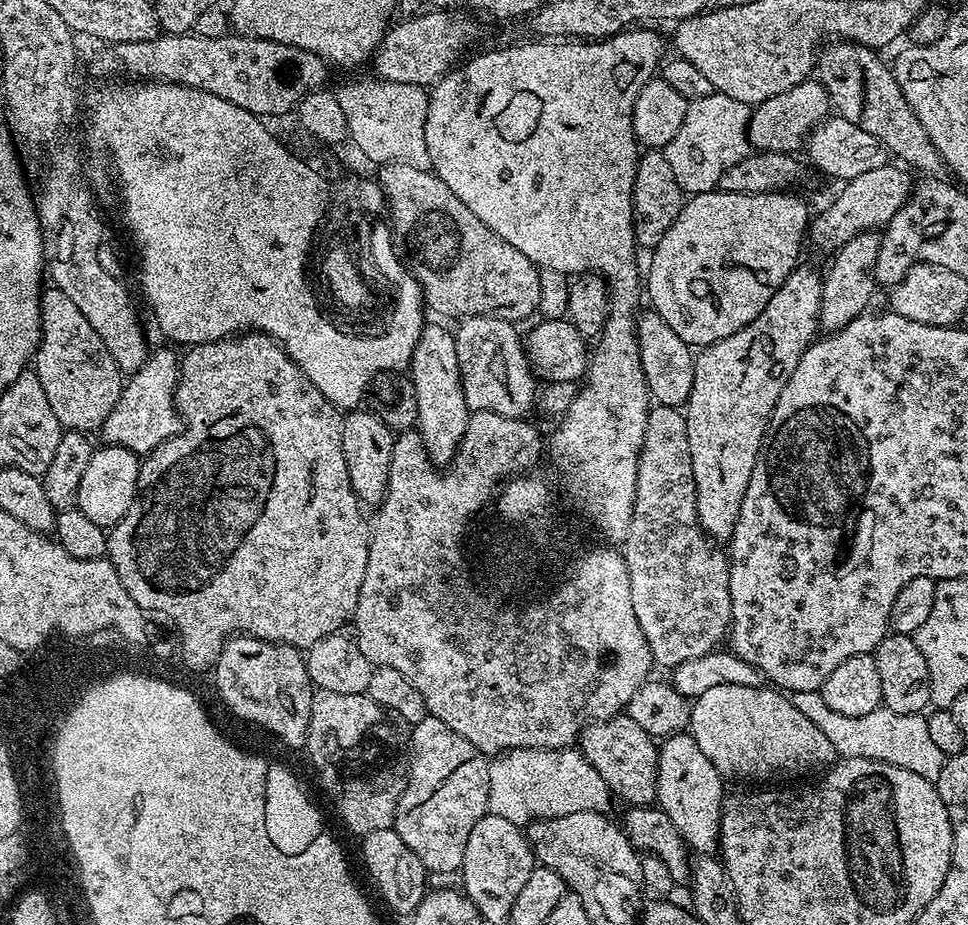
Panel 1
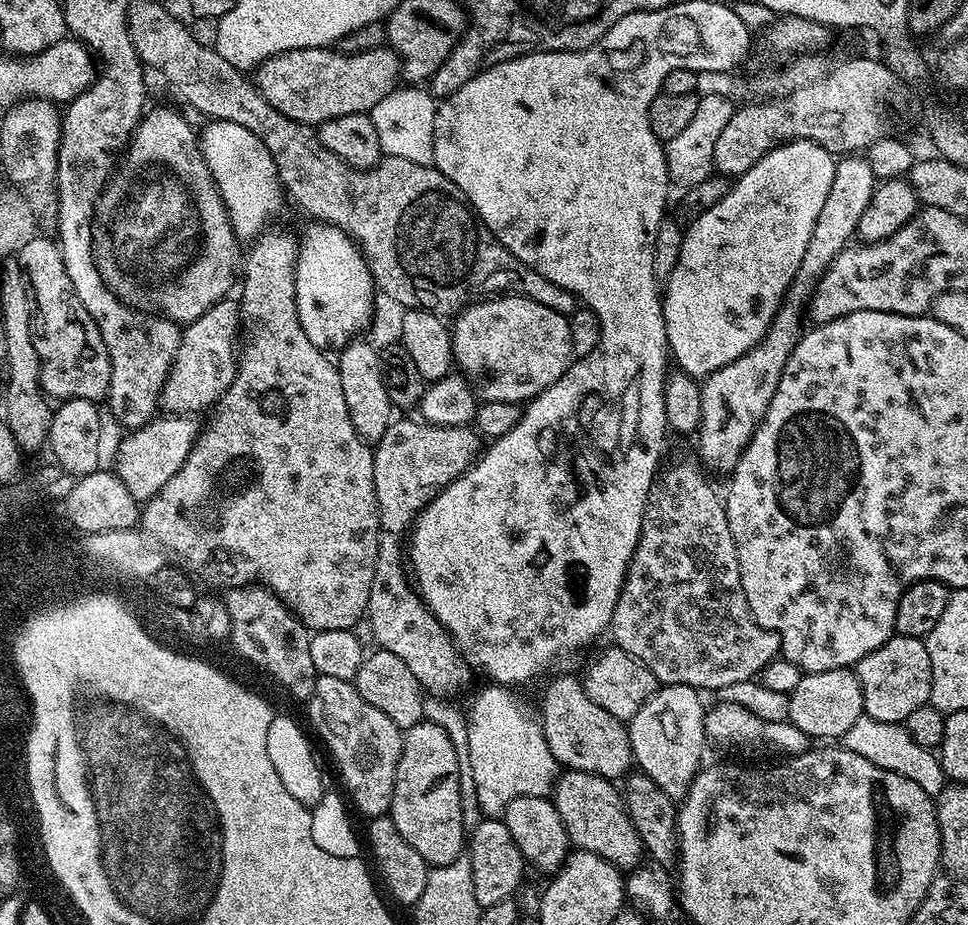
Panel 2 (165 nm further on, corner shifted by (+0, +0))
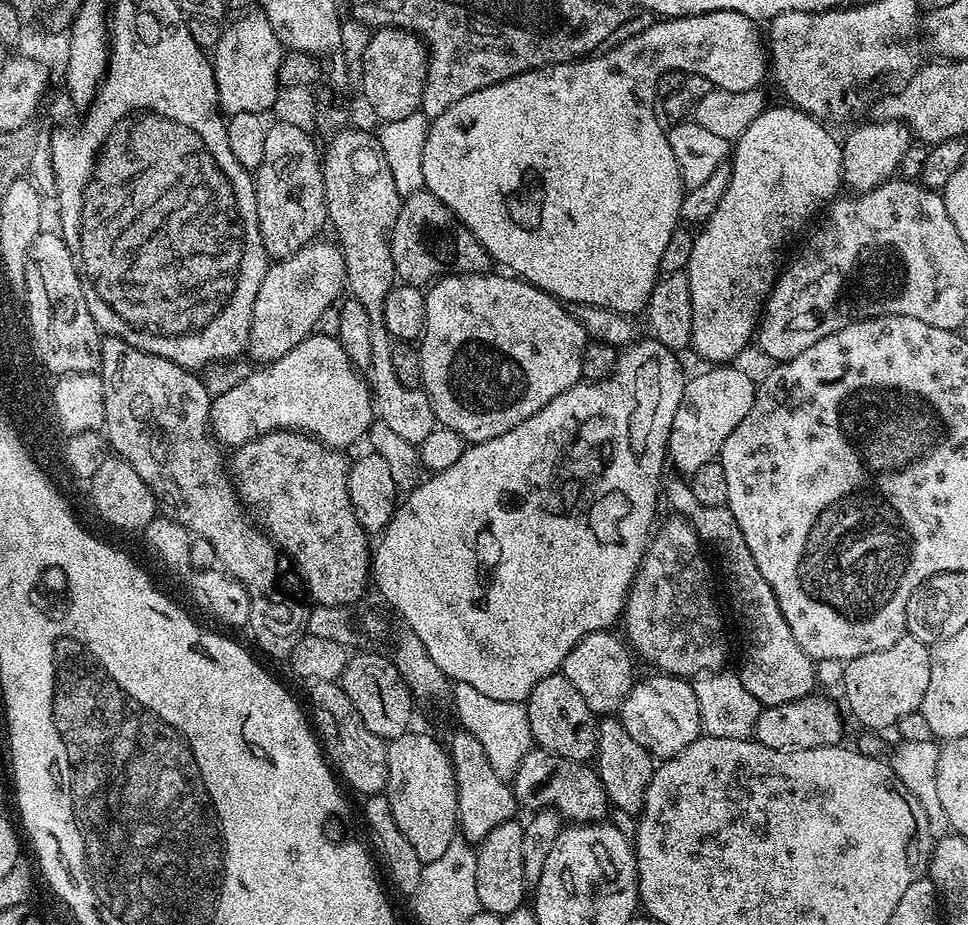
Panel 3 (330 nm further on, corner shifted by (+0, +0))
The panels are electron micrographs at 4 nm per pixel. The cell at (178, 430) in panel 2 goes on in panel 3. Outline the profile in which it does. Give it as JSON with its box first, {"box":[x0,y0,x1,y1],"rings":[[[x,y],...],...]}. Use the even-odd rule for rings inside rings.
{"box":[208,334,374,450],"rings":[[[313,334],[308,336],[302,342],[298,342],[298,346],[294,346],[294,350],[290,350],[286,354],[282,354],[282,358],[277,360],[269,360],[257,372],[252,372],[249,376],[241,378],[237,384],[229,386],[225,392],[215,393],[212,396],[212,405],[210,406],[210,418],[208,419],[208,426],[211,435],[214,437],[217,444],[223,446],[228,450],[235,450],[241,448],[246,442],[250,442],[254,438],[258,438],[267,432],[306,432],[308,435],[314,437],[315,440],[320,440],[328,448],[337,450],[348,450],[351,444],[356,444],[368,432],[368,427],[371,426],[372,420],[374,424],[374,409],[372,407],[372,389],[368,386],[368,381],[358,371],[356,365],[350,362],[350,358],[346,354],[346,350],[342,350],[339,339],[336,336],[326,336],[323,334]]]}

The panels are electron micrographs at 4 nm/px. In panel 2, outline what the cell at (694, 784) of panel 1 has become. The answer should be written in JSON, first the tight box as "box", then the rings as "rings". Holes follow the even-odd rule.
{"box":[626,684,706,802],"rings":[[[685,684],[663,685],[651,698],[634,714],[632,720],[627,721],[626,727],[630,746],[632,747],[632,758],[635,767],[654,778],[654,783],[672,800],[677,802],[684,799],[688,794],[688,787],[694,782],[697,772],[702,767],[700,759],[704,756],[704,744],[706,745],[706,733],[704,731],[704,717],[706,715],[706,704],[700,701],[701,693],[695,688]]]}

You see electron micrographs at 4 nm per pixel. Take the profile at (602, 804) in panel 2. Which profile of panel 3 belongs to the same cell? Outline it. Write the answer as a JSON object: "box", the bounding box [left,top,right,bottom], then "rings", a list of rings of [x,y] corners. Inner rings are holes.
{"box":[510,746,610,824],"rings":[[[539,746],[531,748],[522,758],[522,762],[518,762],[518,770],[510,777],[510,783],[514,798],[521,809],[539,810],[541,808],[553,808],[561,818],[573,824],[595,824],[603,821],[610,812],[608,795],[602,786],[600,775],[596,773],[595,767],[589,766],[584,762],[567,760],[558,754],[547,752],[545,748]]]}

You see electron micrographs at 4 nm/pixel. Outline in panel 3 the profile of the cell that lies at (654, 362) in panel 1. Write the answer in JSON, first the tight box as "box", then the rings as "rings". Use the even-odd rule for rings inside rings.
{"box":[667,366,757,474],"rings":[[[736,366],[709,367],[709,372],[700,372],[685,383],[668,439],[667,459],[677,473],[693,474],[715,461],[734,426],[750,414],[750,406],[756,401],[757,381],[752,381],[742,369],[732,367]]]}

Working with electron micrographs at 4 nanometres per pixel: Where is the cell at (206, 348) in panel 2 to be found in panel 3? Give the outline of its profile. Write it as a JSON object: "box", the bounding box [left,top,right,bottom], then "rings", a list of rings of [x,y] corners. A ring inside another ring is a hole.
{"box":[246,238,346,362],"rings":[[[320,238],[298,250],[298,254],[269,263],[262,286],[258,286],[258,296],[254,298],[246,349],[249,357],[260,360],[256,362],[277,360],[294,350],[298,342],[317,331],[322,314],[341,299],[340,291],[346,285],[344,254],[332,244]]]}

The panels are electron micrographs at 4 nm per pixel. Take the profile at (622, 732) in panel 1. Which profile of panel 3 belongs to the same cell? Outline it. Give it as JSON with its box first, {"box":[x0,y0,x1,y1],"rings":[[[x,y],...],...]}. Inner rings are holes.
{"box":[526,674,598,762],"rings":[[[563,674],[542,678],[526,701],[533,741],[547,752],[567,760],[588,762],[596,755],[596,725],[598,717],[582,702],[582,694],[570,686]]]}

